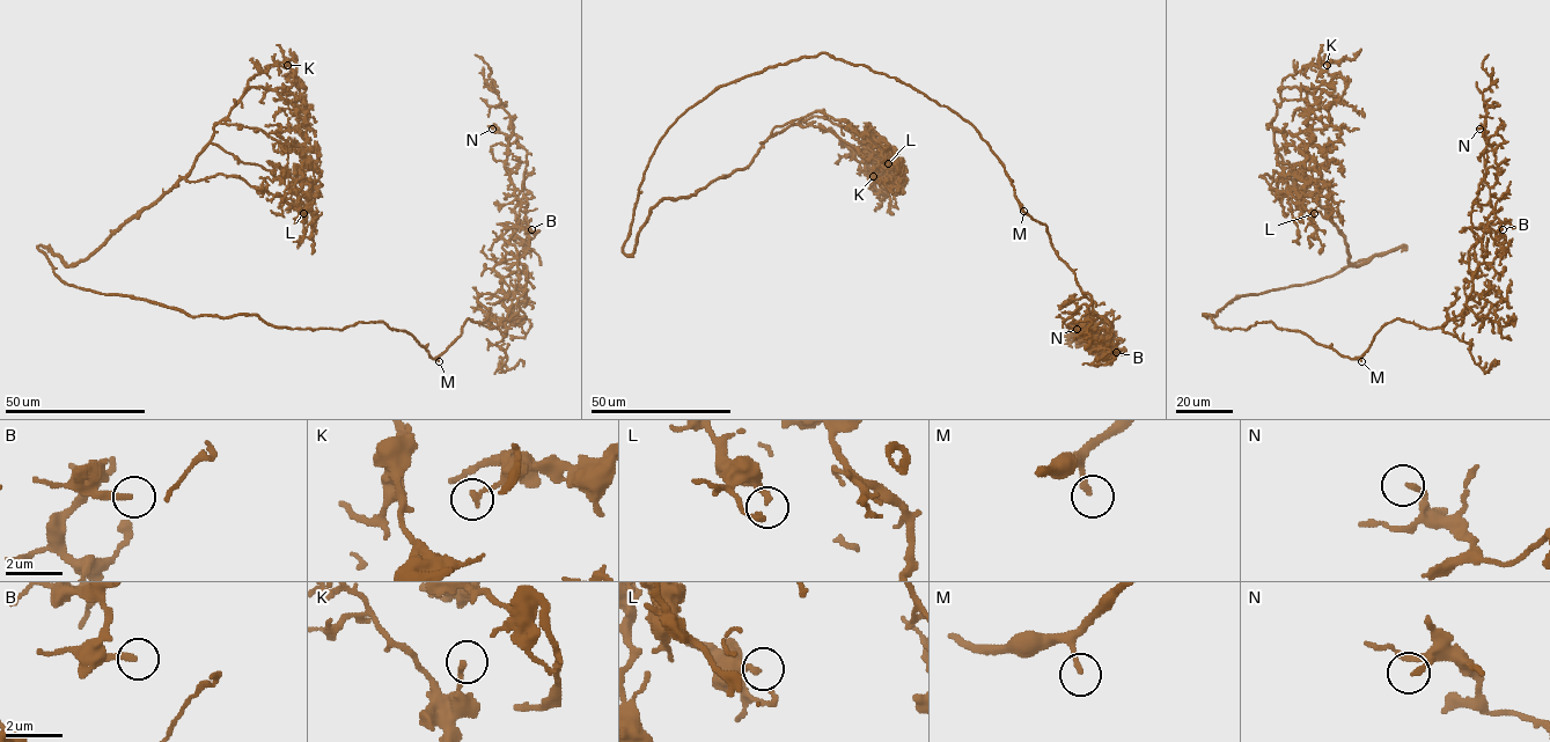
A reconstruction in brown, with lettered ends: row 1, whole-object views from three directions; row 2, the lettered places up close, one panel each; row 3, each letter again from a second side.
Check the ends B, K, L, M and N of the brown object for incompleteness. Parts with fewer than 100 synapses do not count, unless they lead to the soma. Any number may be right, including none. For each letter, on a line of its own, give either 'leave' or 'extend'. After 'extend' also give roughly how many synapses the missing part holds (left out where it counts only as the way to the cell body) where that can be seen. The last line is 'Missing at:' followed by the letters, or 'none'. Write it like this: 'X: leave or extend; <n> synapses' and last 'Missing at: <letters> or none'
B: leave
K: leave
L: leave
M: extend; 130 synapses
N: leave
Missing at: M

